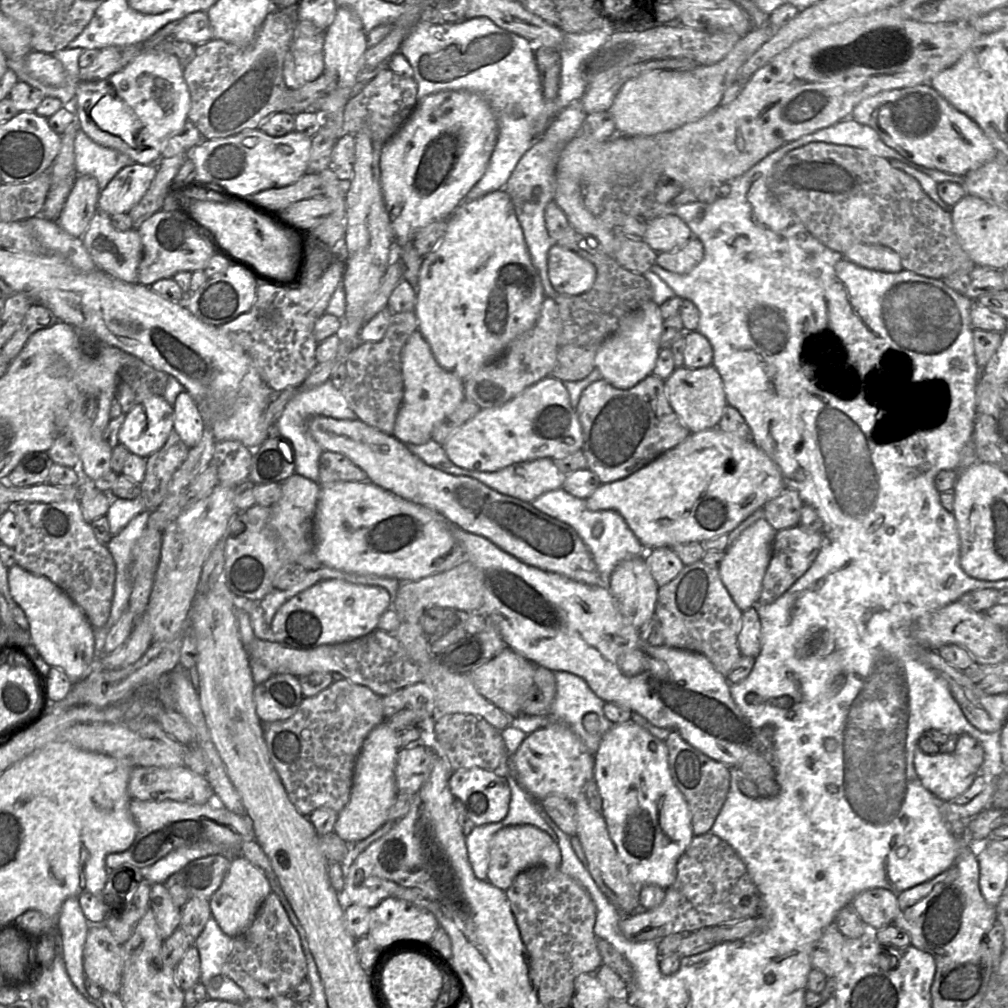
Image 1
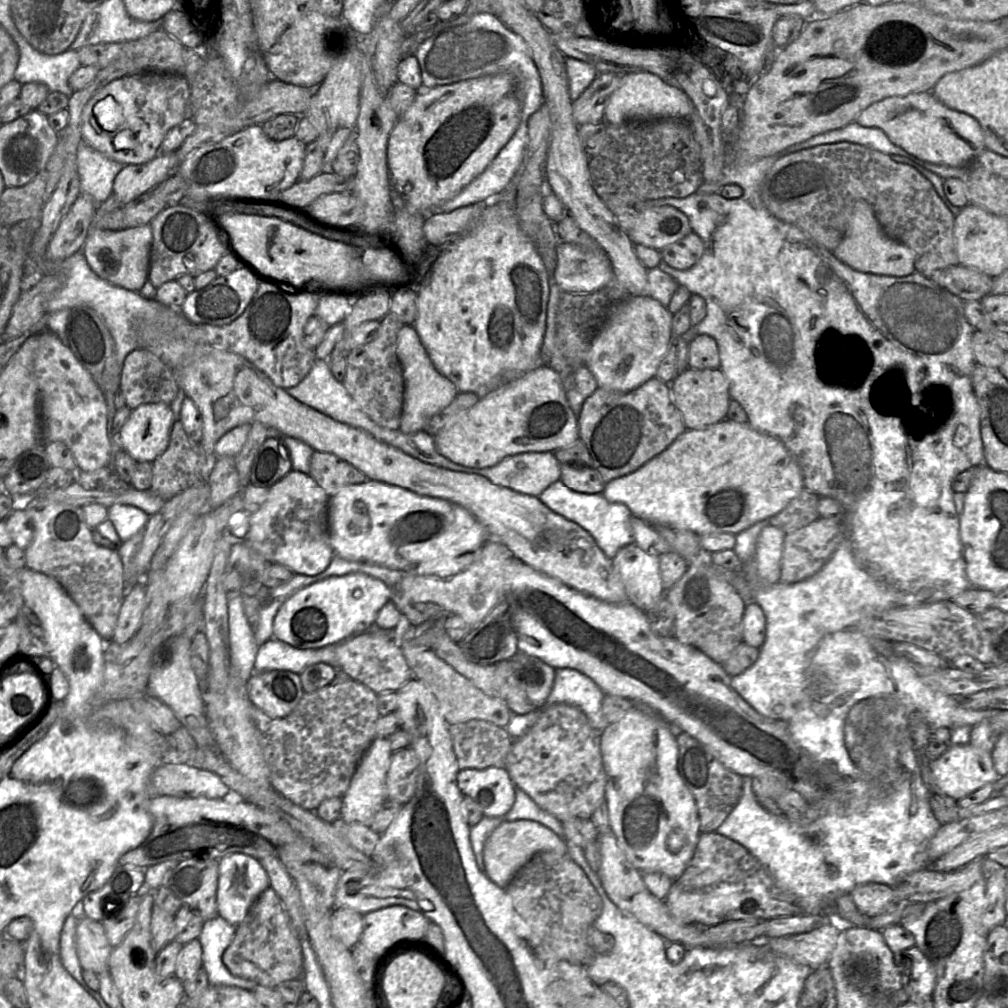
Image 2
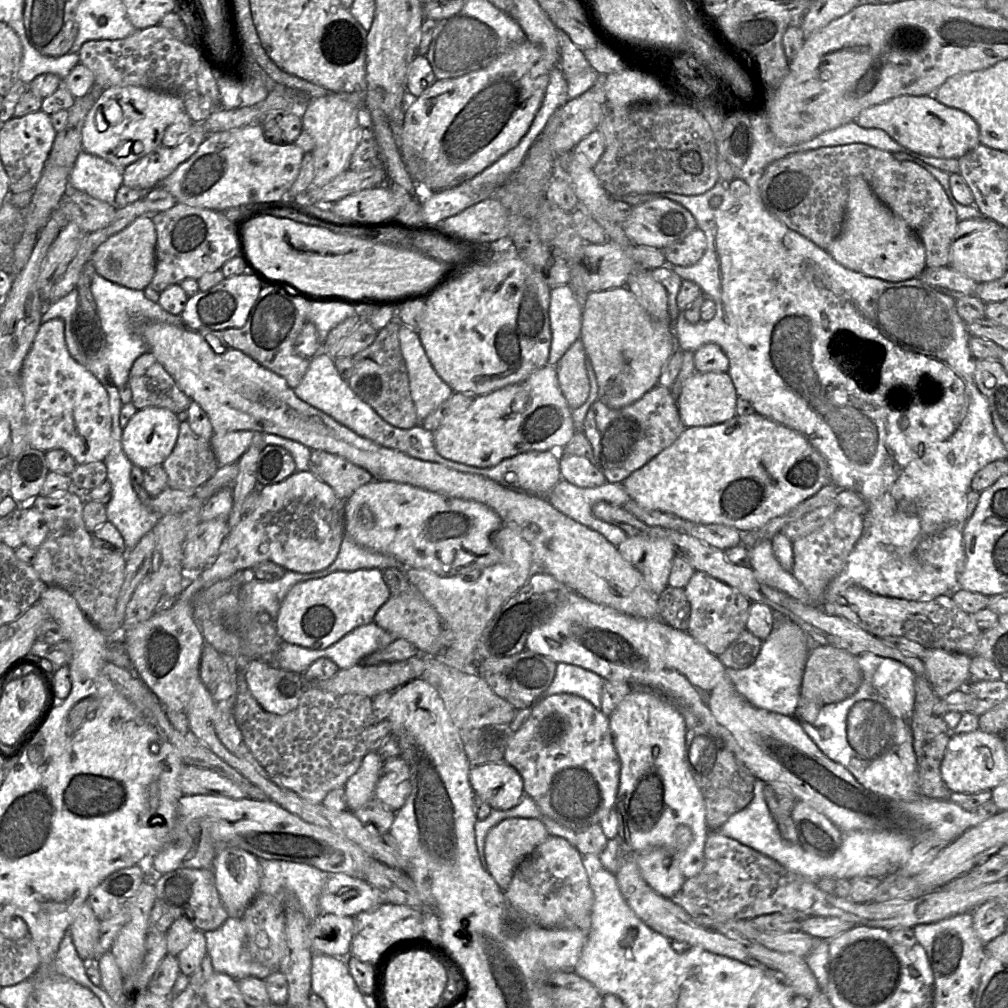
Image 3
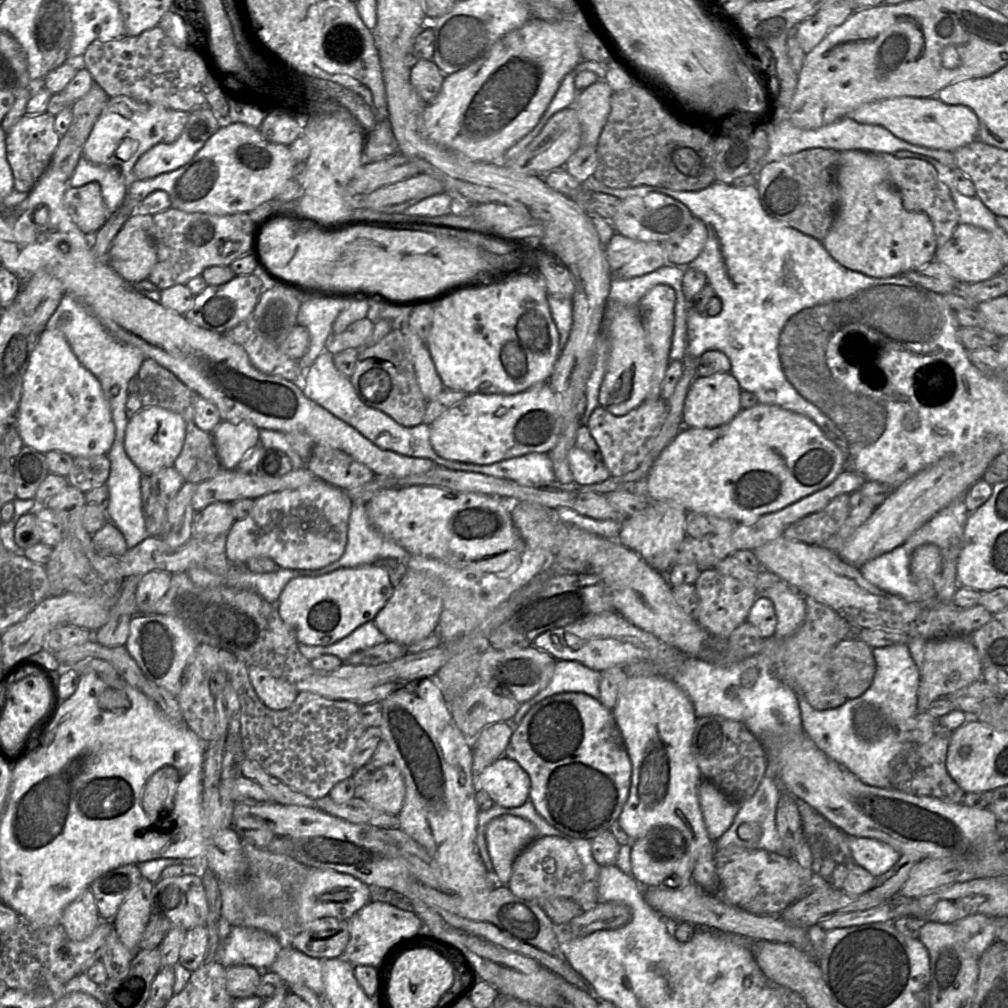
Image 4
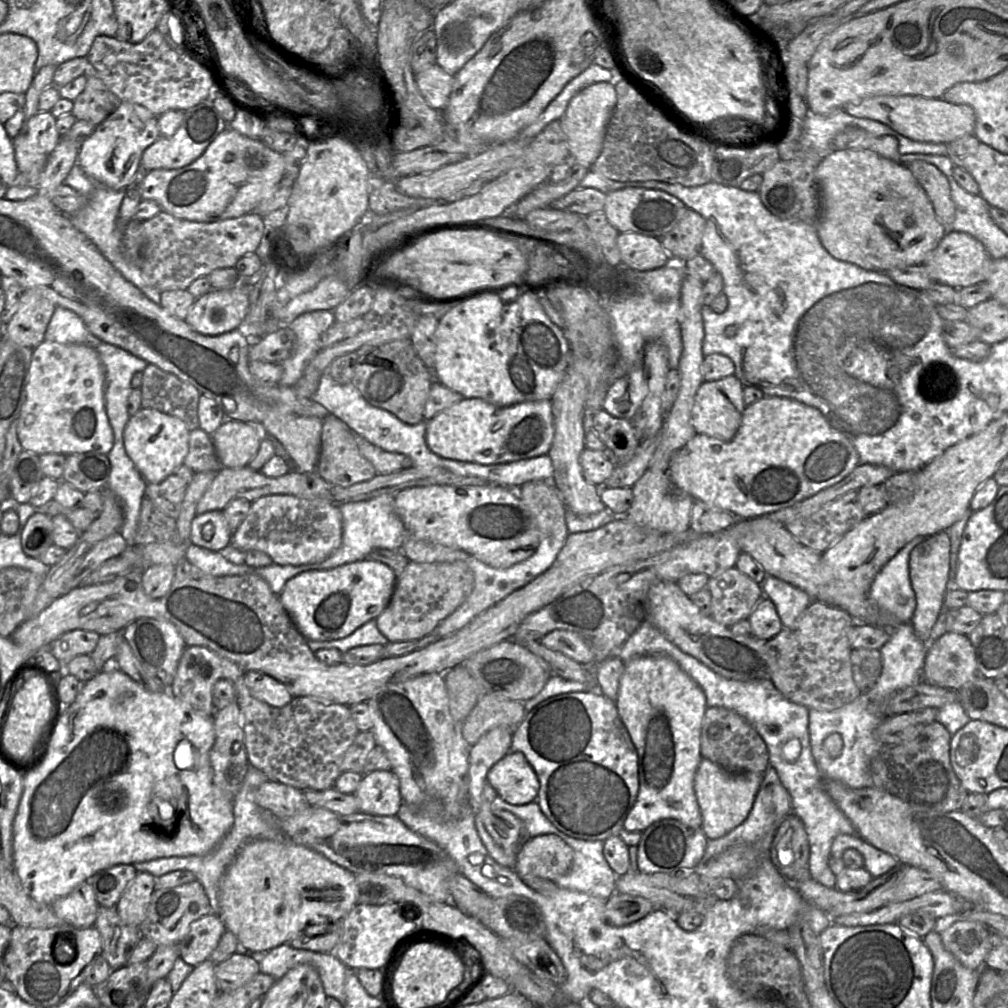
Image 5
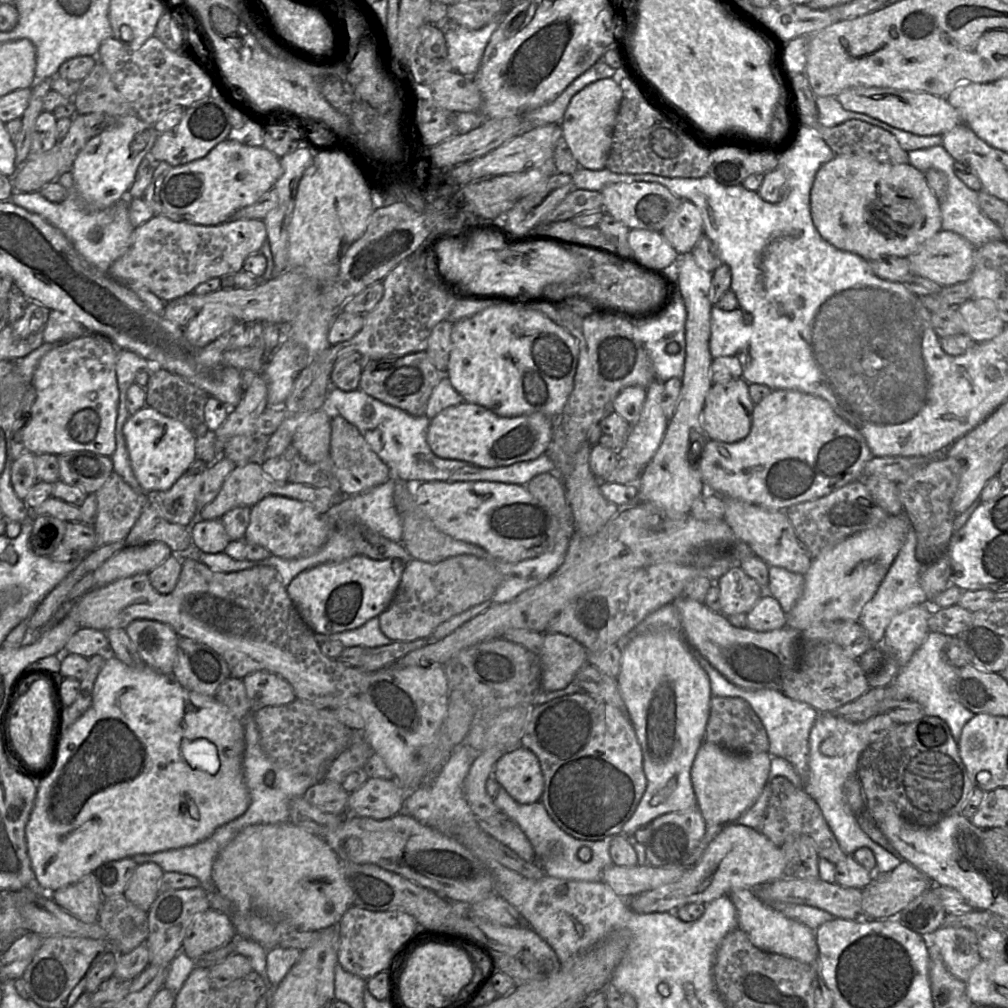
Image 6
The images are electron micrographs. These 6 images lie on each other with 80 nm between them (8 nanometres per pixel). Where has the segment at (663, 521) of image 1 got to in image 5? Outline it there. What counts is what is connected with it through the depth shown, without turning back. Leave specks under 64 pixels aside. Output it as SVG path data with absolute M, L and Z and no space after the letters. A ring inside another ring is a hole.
M764 396L759 401L746 406L742 415L741 425L735 436L729 441L722 441L705 434L696 433L682 448L677 450L669 462L669 475L672 482L682 491L706 504L732 513L737 519L750 519L769 515L785 507L791 506L819 491L835 485L844 479L852 470L860 464L859 455L851 441L840 431L833 428L823 414L815 407L808 406L797 400Z

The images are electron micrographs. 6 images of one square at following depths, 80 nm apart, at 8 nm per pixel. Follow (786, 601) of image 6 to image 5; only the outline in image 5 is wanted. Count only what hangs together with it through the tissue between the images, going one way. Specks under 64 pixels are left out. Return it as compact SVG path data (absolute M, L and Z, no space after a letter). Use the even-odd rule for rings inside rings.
M767 575L761 588L775 605L783 627L793 626L812 602L803 590L774 576Z

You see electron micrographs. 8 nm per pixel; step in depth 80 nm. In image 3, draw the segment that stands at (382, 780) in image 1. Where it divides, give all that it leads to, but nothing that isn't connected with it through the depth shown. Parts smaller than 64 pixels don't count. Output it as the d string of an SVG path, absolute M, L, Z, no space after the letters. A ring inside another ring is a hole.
M369 751L364 756L357 771L345 784L347 810L351 812L374 798L379 773L384 761L378 751Z

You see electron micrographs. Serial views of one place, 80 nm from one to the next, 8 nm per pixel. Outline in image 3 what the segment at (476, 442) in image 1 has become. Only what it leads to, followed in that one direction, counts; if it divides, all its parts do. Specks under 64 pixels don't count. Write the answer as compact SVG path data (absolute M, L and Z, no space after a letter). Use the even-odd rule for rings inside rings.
M545 365L525 380L474 398L463 412L447 416L433 432L437 453L474 467L492 467L527 451L562 449L577 431L558 383L555 366Z

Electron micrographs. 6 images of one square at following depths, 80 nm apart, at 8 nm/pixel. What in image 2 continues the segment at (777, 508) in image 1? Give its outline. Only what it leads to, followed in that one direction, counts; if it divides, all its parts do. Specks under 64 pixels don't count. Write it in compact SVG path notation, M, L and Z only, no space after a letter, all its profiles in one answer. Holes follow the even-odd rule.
M804 490L768 522L785 533L802 528L820 518L817 510L819 498L816 493Z

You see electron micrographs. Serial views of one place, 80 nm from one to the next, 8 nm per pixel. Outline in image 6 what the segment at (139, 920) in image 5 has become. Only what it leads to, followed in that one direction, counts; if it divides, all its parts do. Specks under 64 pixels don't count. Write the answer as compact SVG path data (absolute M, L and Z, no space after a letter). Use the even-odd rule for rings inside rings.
M156 863L138 865L123 895L139 909L148 911L159 894L159 883L163 874L163 869Z

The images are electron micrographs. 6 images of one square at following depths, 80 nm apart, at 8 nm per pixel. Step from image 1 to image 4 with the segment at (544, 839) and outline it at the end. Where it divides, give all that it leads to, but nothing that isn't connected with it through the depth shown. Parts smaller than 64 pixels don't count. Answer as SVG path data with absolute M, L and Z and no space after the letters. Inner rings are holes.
M502 815L489 822L486 828L487 849L500 885L507 885L515 859L537 838L539 833L534 824L523 818Z

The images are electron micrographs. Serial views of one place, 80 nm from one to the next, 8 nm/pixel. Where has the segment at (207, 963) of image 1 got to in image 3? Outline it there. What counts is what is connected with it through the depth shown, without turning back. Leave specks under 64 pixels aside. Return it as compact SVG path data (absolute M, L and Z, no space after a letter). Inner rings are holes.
M228 917L218 929L204 934L214 972L228 974L236 980L250 976L262 980L272 973L267 966L246 959L243 948L246 933L240 918Z

